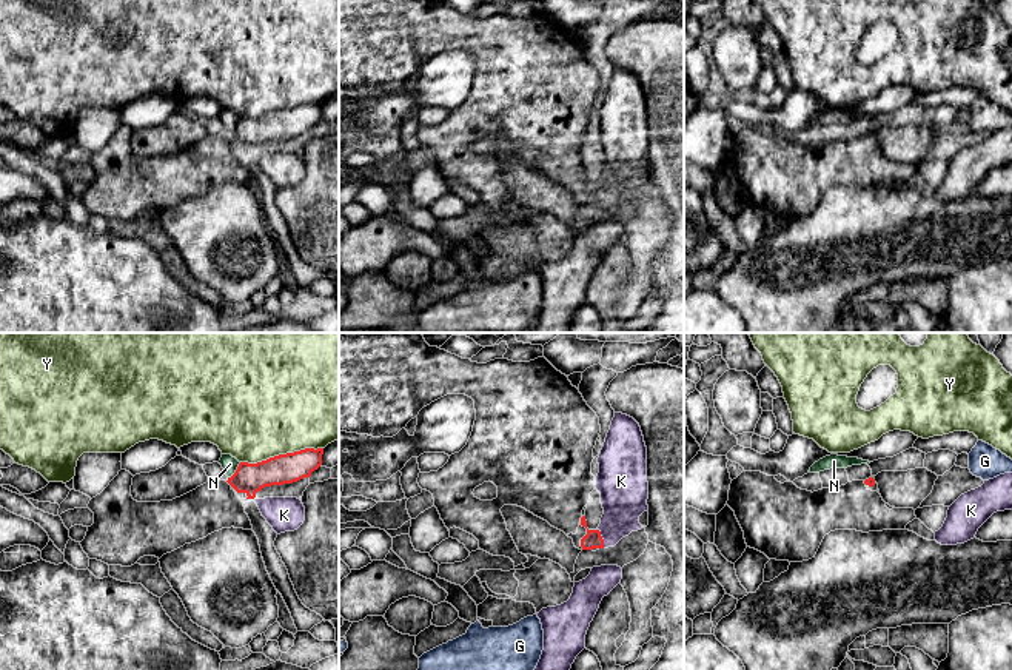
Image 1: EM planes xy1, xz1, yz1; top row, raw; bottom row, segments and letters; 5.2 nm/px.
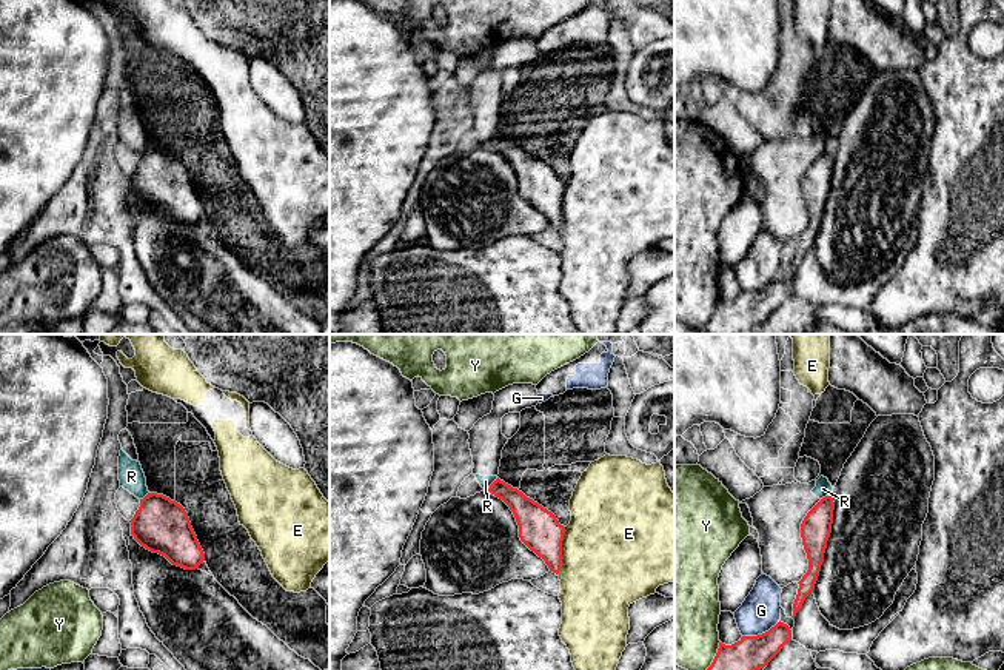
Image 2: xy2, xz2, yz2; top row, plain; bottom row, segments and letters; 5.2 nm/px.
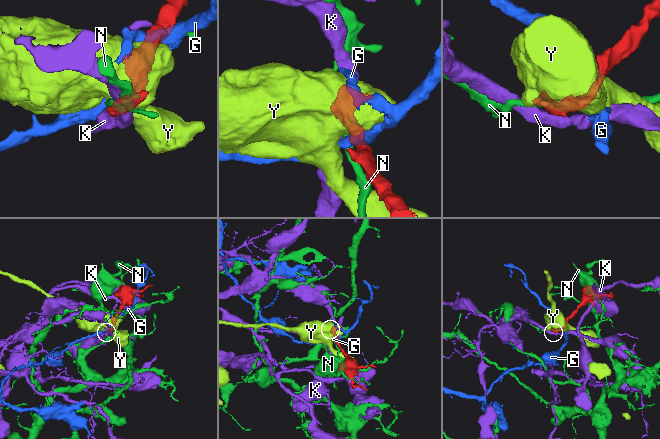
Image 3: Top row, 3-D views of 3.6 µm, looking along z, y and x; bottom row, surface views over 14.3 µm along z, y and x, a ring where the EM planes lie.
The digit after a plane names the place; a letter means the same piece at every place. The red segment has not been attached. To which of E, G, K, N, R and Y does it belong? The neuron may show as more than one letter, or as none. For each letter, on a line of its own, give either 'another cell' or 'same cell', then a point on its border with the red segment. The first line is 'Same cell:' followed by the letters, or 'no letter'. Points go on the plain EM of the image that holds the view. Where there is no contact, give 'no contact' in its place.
Same cell: no letter
E: another cell; contact xz2 (561, 205)
G: another cell; contact yz2 (763, 288)
K: another cell; contact xz1 (601, 193)
N: another cell; contact xy1 (236, 125)
R: another cell; contact xz2 (491, 139)
Y: another cell; contact xy1 (281, 110)

